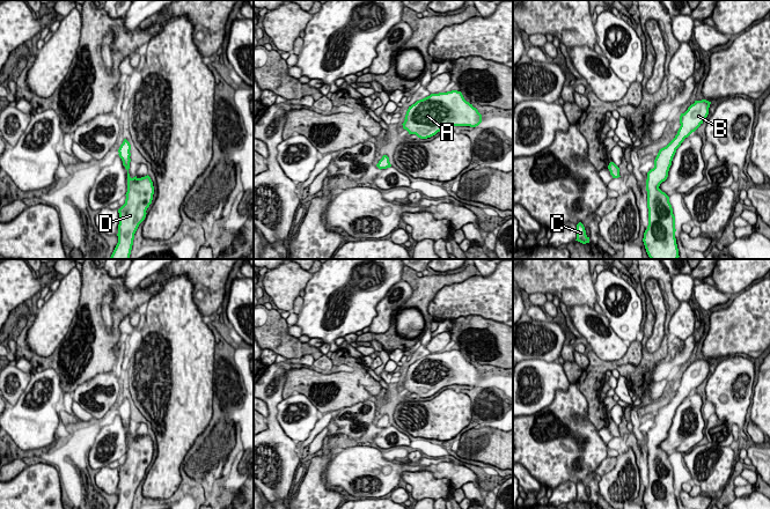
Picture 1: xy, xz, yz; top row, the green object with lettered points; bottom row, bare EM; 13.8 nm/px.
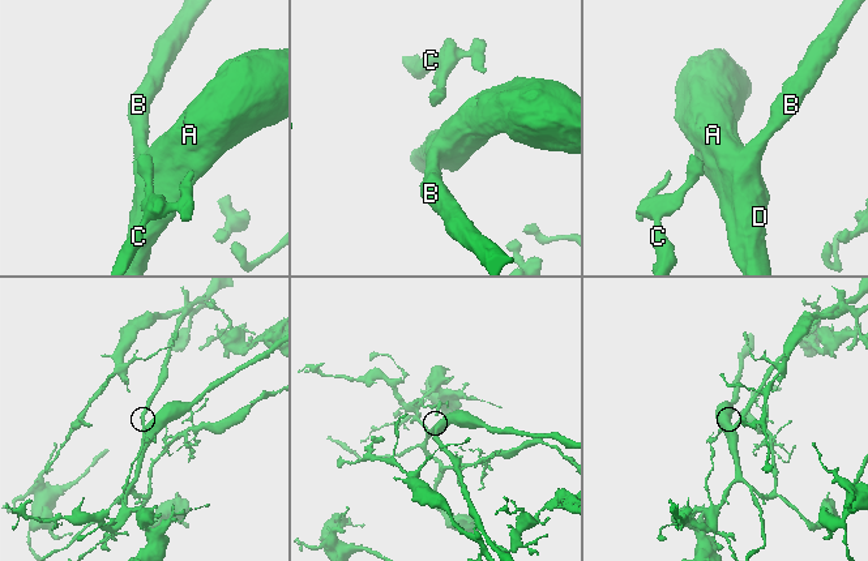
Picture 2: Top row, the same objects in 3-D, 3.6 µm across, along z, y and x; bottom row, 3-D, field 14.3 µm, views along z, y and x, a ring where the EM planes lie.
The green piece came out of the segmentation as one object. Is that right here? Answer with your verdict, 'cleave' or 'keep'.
keep

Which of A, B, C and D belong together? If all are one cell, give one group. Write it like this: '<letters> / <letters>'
A B C D

